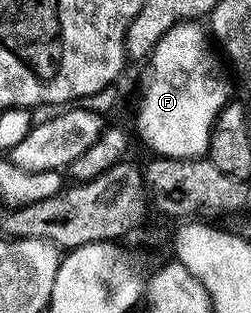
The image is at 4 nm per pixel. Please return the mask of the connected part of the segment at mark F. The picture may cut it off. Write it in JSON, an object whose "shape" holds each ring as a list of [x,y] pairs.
{"shape":[[[183,21],[171,27],[171,31],[161,36],[144,66],[141,98],[137,101],[137,133],[154,149],[154,154],[163,157],[205,157],[209,152],[209,136],[215,119],[221,108],[231,100],[229,85],[224,81],[225,73],[221,70],[222,58],[217,58],[209,50],[210,38],[207,33],[205,38],[199,26],[197,21]]]}

